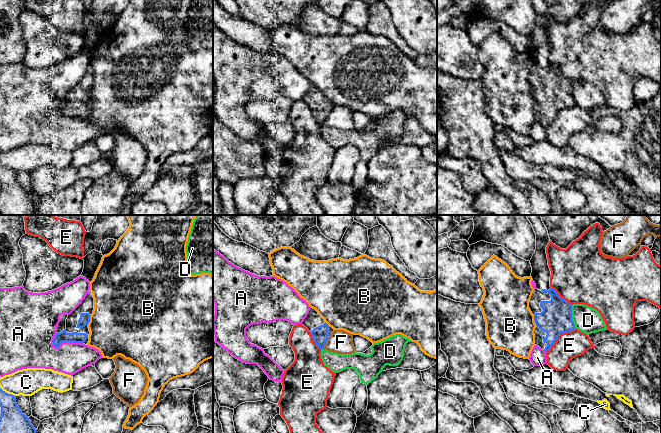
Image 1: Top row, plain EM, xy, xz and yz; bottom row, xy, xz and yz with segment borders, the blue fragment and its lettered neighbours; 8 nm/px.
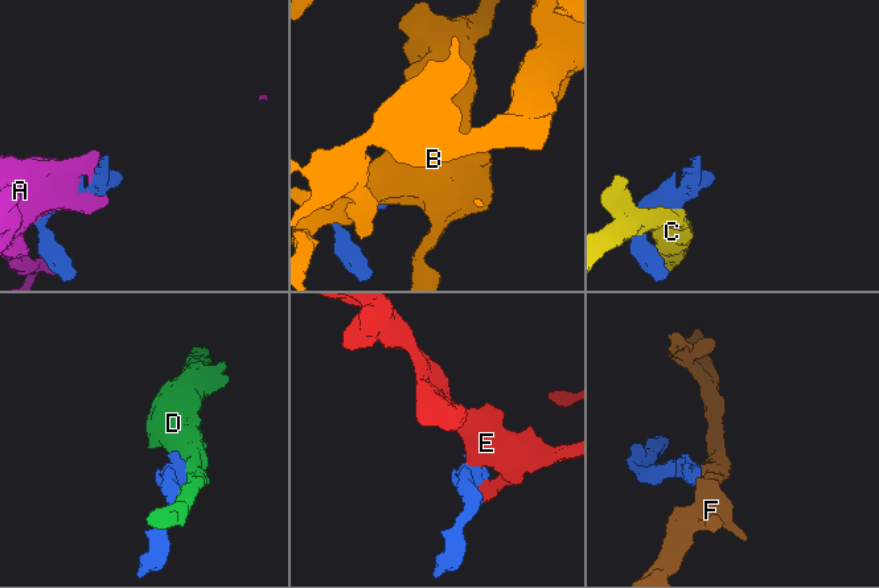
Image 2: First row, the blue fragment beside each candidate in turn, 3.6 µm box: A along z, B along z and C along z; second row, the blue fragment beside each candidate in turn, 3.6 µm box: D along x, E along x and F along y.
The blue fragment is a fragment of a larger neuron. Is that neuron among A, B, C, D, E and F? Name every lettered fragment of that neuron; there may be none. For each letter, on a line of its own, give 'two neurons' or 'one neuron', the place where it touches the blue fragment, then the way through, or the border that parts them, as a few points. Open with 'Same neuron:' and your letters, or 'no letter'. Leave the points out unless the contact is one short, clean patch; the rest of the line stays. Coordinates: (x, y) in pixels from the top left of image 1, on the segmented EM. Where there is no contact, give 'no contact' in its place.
Same neuron: no letter
A: two neurons; meets blue in xy at (66, 341)
B: two neurons; meets blue in yz at (534, 320)
C: two neurons; meets blue in xy at (7, 393)
D: two neurons; meets blue in yz at (571, 316)
E: two neurons; meets blue in yz at (558, 335)
F: two neurons; meets blue in xz at (325, 343)

